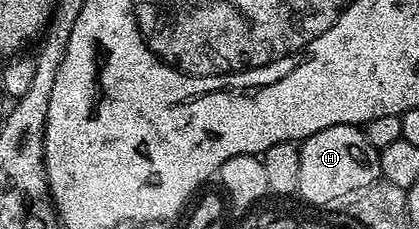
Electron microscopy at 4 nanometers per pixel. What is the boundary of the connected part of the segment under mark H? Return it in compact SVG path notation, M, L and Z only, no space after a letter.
M351 123L331 125L327 129L319 129L319 133L311 137L300 140L299 146L299 185L296 194L302 195L307 202L314 203L320 209L325 209L330 200L338 200L348 192L365 188L382 178L381 152L371 145L371 141L367 141L360 126Z

